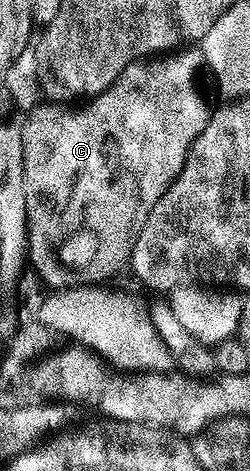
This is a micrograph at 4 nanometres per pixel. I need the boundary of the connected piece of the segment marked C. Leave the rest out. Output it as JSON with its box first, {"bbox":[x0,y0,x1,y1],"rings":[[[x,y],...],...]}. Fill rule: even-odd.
{"bbox":[22,47,209,290],"rings":[[[183,47],[178,51],[168,52],[158,59],[140,59],[131,61],[121,71],[115,82],[103,93],[94,94],[86,103],[78,107],[64,107],[59,103],[39,103],[26,114],[27,122],[22,122],[23,131],[23,163],[25,165],[25,211],[27,212],[27,252],[29,265],[39,272],[39,277],[52,290],[65,289],[76,285],[107,283],[107,280],[126,266],[131,260],[131,248],[149,215],[153,211],[153,203],[165,195],[169,183],[177,179],[181,167],[187,158],[192,143],[201,135],[209,116],[209,108],[203,102],[199,89],[195,86],[195,72],[204,68],[202,52],[195,47]]]}

